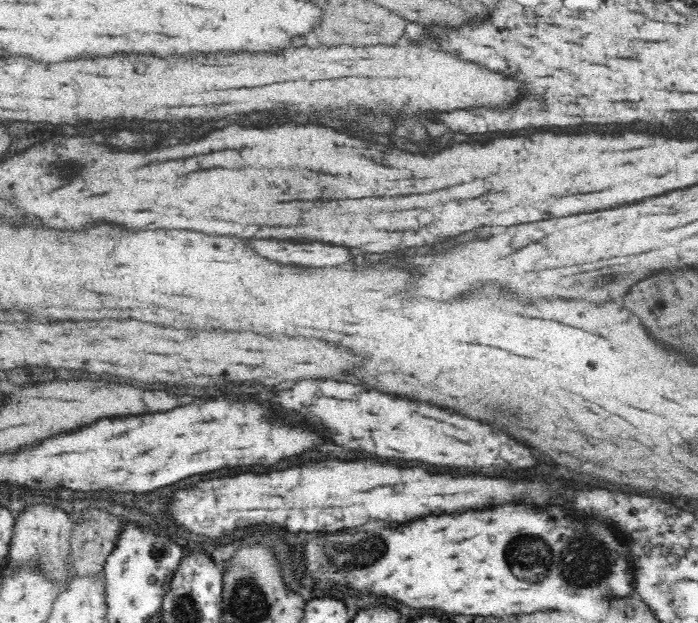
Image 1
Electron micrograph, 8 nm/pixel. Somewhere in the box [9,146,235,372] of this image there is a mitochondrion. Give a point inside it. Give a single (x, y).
(67, 169)

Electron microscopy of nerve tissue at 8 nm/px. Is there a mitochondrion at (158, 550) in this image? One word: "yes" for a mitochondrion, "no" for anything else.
yes

